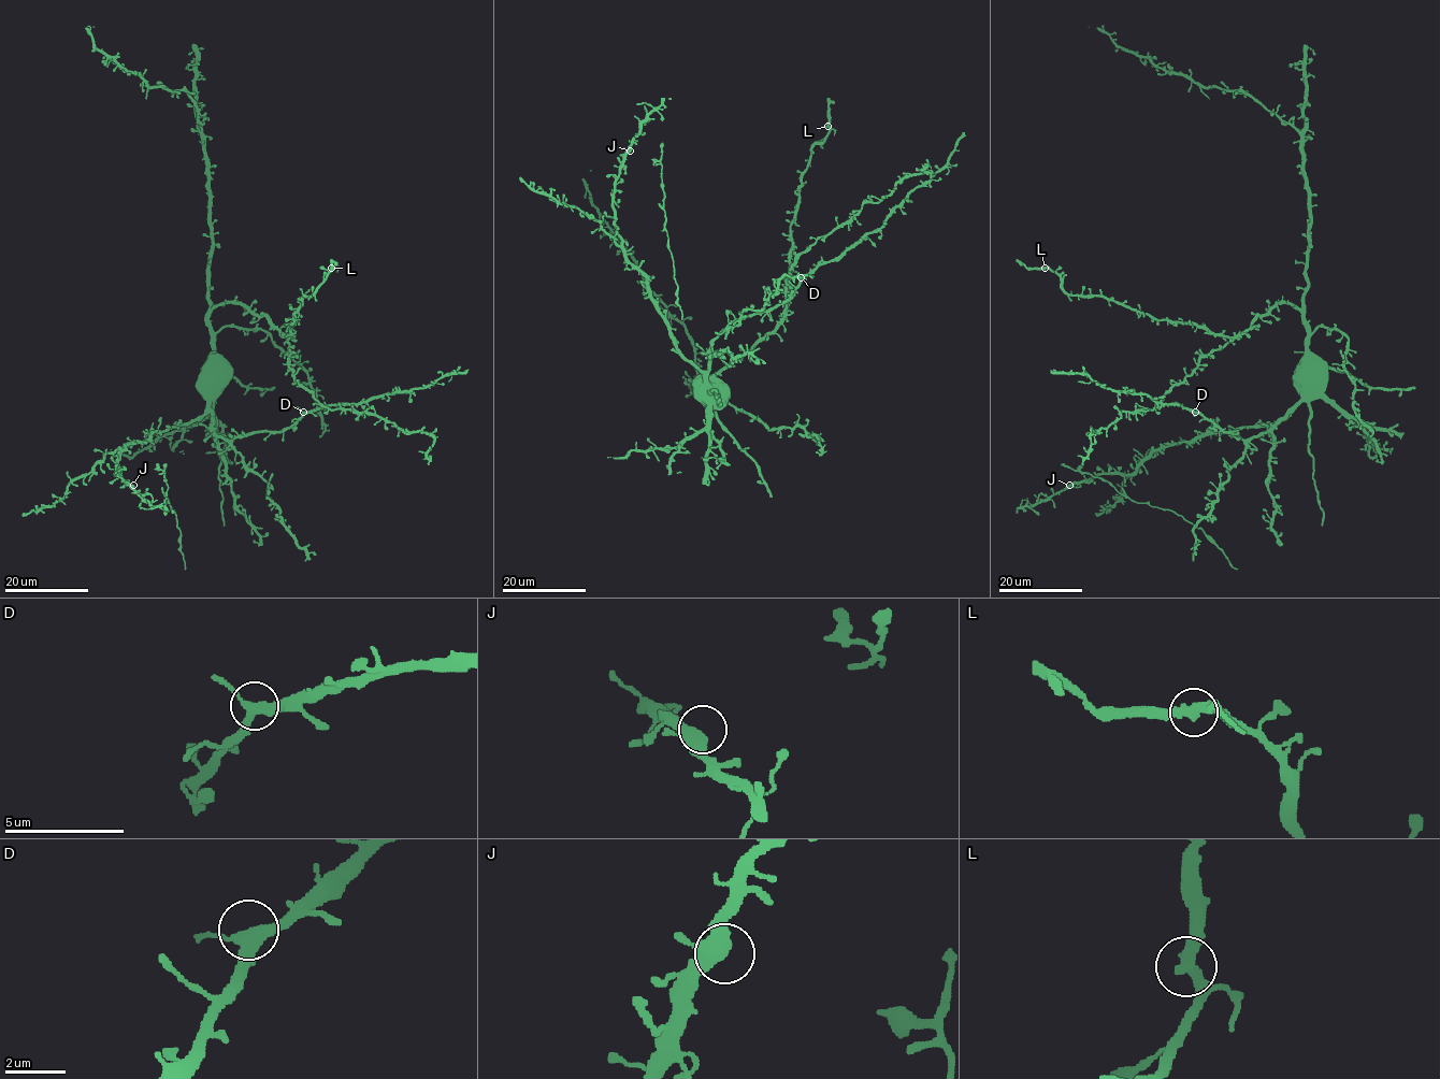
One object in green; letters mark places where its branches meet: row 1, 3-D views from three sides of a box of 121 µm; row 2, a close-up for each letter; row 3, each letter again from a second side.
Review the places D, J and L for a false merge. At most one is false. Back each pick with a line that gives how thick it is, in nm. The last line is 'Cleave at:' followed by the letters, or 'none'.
Cleave at: none

